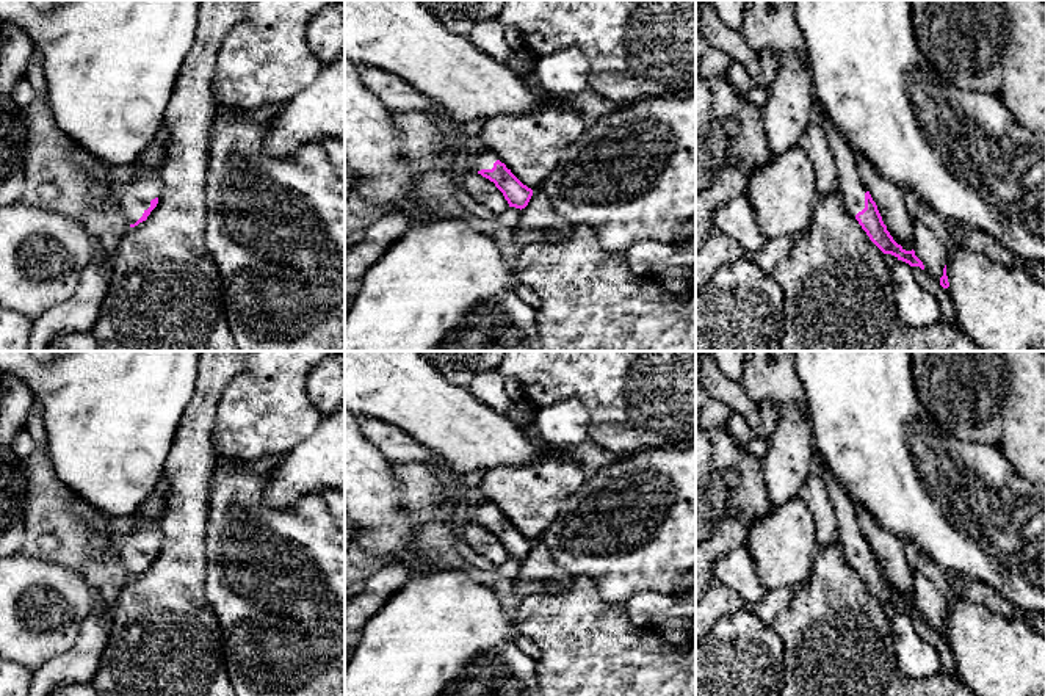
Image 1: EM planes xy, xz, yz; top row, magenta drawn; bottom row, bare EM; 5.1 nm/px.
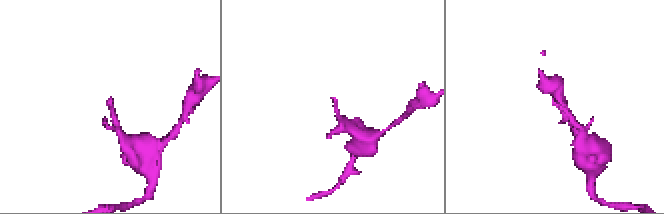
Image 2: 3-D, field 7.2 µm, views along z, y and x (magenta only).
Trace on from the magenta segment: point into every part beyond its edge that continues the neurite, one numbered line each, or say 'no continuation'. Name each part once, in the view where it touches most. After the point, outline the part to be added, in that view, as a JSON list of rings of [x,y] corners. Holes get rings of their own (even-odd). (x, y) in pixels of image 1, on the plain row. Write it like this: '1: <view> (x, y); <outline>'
no continuation

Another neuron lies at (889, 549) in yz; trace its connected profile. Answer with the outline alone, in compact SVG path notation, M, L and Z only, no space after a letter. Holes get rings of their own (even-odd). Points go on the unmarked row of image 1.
M857 502L854 505L860 531L876 553L887 582L902 600L912 602L915 594L913 575L906 558L904 541L882 528L863 505Z

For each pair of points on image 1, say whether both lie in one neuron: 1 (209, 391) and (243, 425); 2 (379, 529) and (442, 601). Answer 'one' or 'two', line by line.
1: two
2: two

